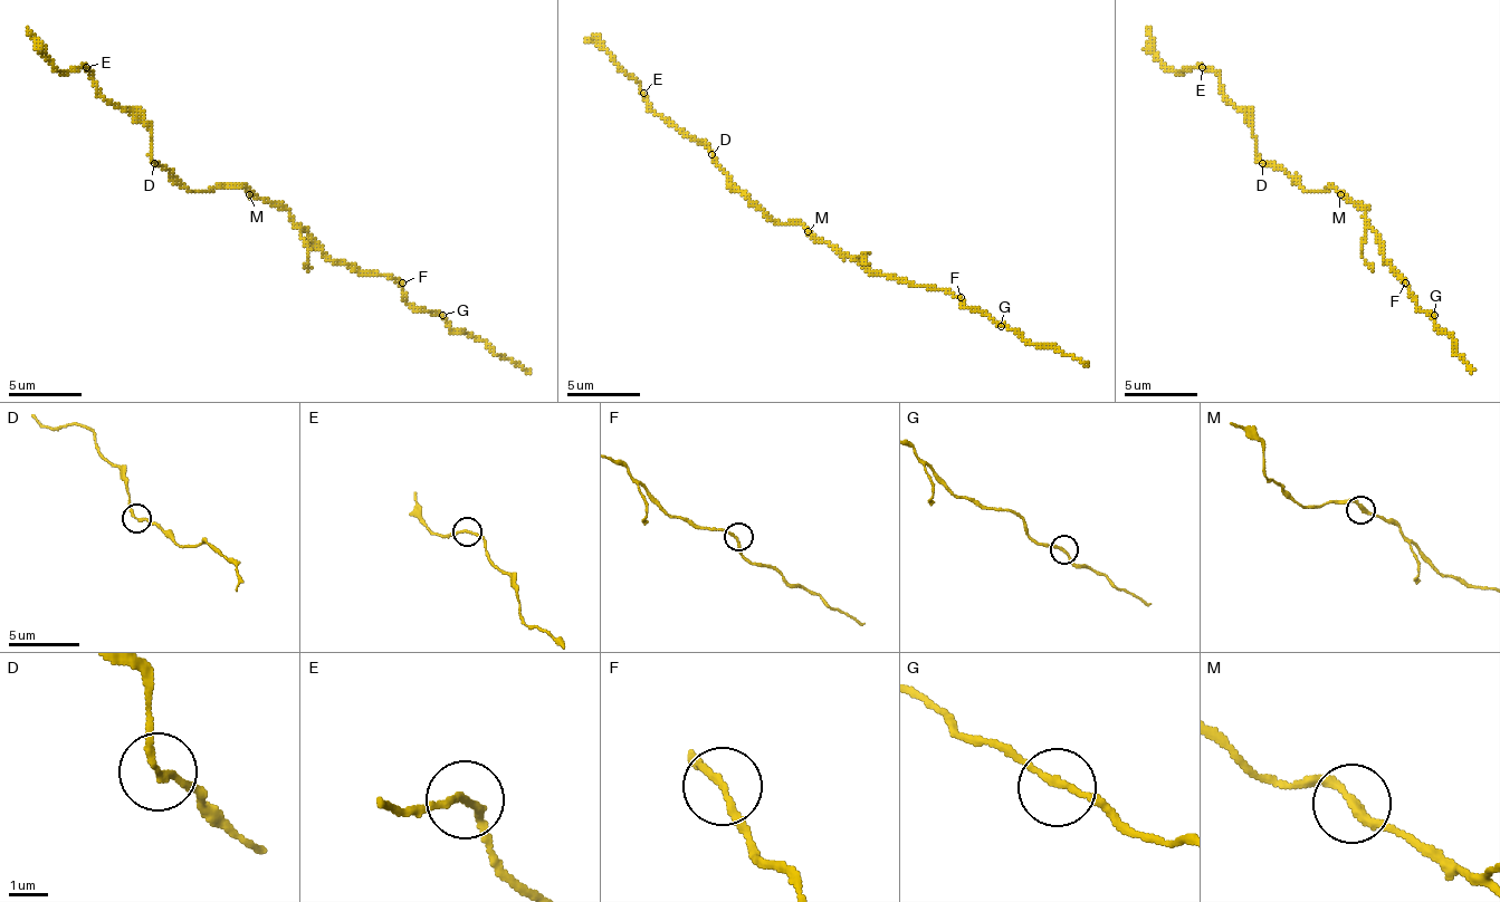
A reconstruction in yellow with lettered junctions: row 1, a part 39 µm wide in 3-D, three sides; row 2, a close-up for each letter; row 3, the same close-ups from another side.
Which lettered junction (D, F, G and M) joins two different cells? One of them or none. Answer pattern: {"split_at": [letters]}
{"split_at": []}

